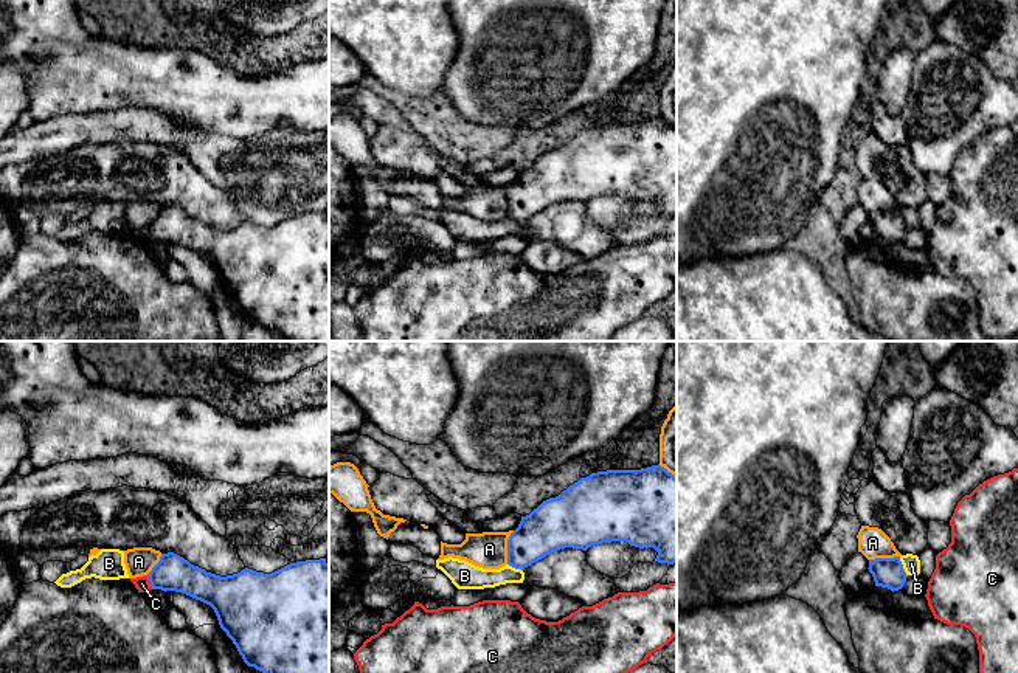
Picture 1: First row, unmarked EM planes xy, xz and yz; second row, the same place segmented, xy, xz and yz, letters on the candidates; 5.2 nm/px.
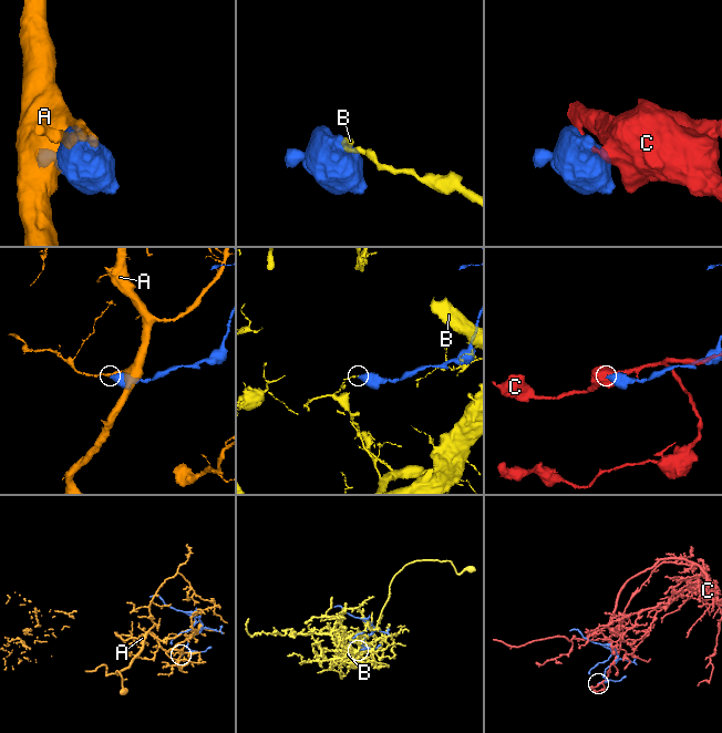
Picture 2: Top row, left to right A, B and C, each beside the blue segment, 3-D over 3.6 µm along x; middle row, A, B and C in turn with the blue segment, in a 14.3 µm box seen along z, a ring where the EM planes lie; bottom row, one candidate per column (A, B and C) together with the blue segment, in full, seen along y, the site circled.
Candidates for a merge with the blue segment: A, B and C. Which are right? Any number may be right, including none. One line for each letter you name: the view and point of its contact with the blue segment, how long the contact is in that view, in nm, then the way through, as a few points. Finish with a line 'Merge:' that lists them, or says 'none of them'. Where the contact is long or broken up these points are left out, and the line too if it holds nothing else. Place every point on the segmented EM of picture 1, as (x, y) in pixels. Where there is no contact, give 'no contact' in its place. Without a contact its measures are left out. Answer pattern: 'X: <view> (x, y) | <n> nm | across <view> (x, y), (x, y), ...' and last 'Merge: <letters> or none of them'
Merge: none of them

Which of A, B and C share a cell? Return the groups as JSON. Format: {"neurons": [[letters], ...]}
{"neurons": [["A"], ["B"], ["C"]]}

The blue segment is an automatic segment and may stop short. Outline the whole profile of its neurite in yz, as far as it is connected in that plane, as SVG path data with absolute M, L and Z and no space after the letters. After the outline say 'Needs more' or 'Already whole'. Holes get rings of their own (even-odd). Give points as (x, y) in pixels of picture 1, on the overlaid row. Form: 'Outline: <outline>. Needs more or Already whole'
Outline: M900 557L869 560L867 569L874 577L875 586L888 588L892 592L902 589L908 577Z. Already whole

